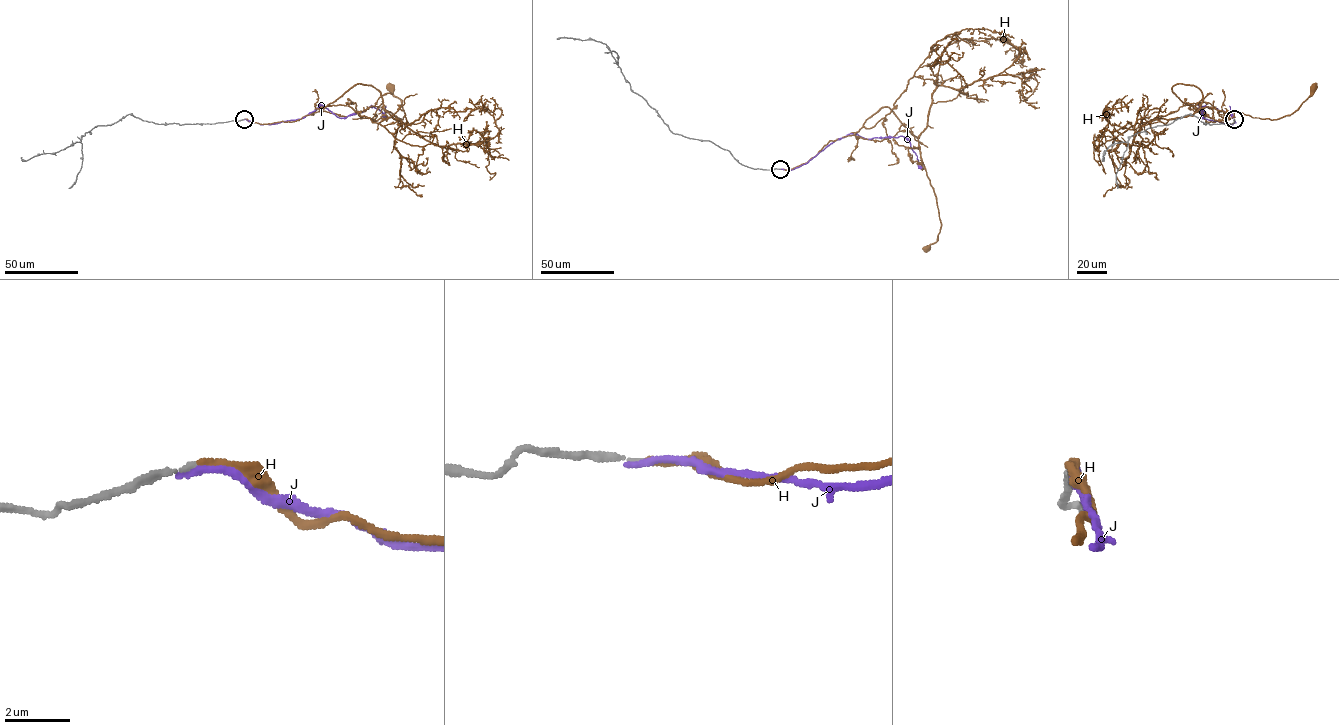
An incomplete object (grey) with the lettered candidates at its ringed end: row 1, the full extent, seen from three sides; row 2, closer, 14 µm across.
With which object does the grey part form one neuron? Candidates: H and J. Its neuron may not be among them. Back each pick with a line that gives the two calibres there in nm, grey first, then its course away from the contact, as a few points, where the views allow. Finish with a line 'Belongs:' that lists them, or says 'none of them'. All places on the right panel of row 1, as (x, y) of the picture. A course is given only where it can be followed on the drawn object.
H: 140/190 nm | via (1234, 119), (1231, 124), (1207, 122), (1200, 111), (1217, 120), (1234, 111), (1274, 119), (1294, 113), (1313, 87)
Belongs: H

